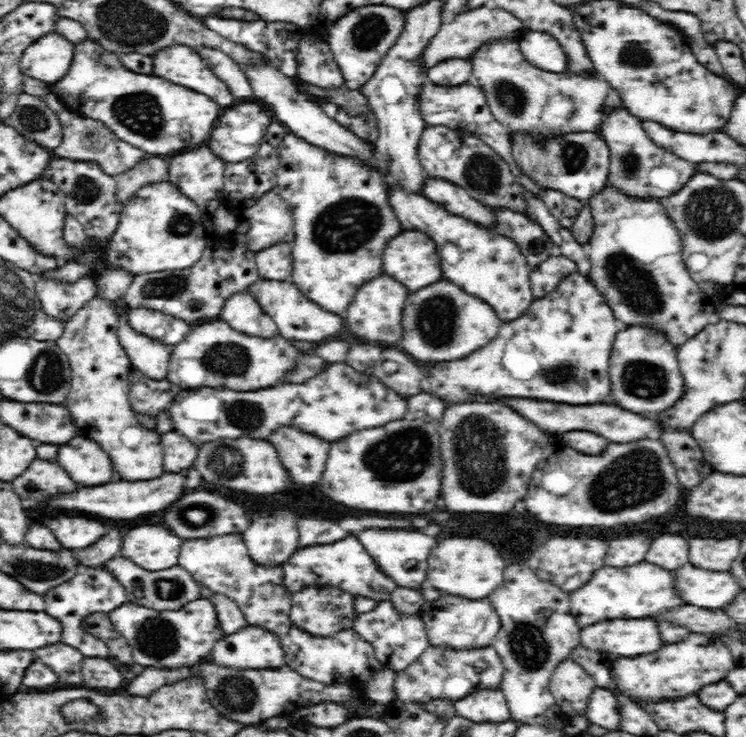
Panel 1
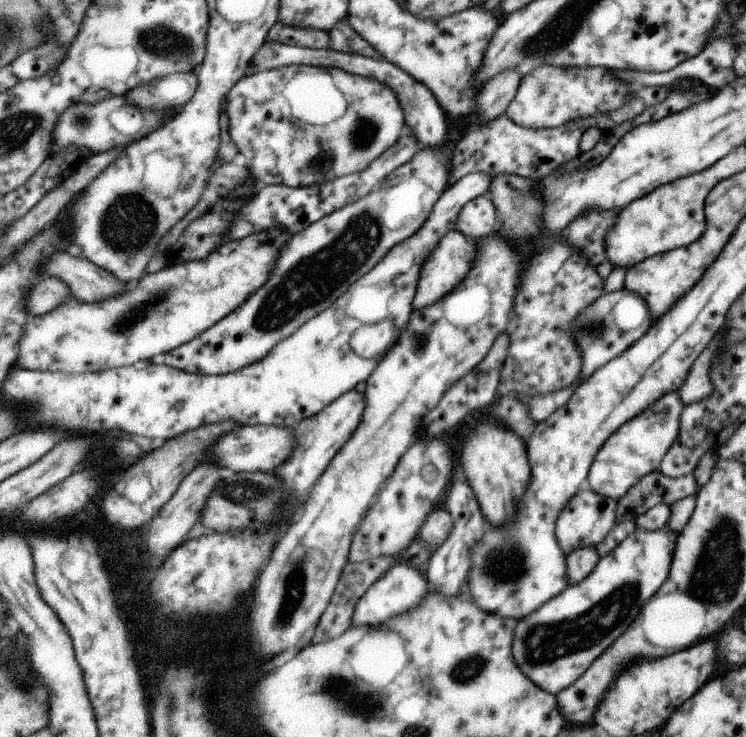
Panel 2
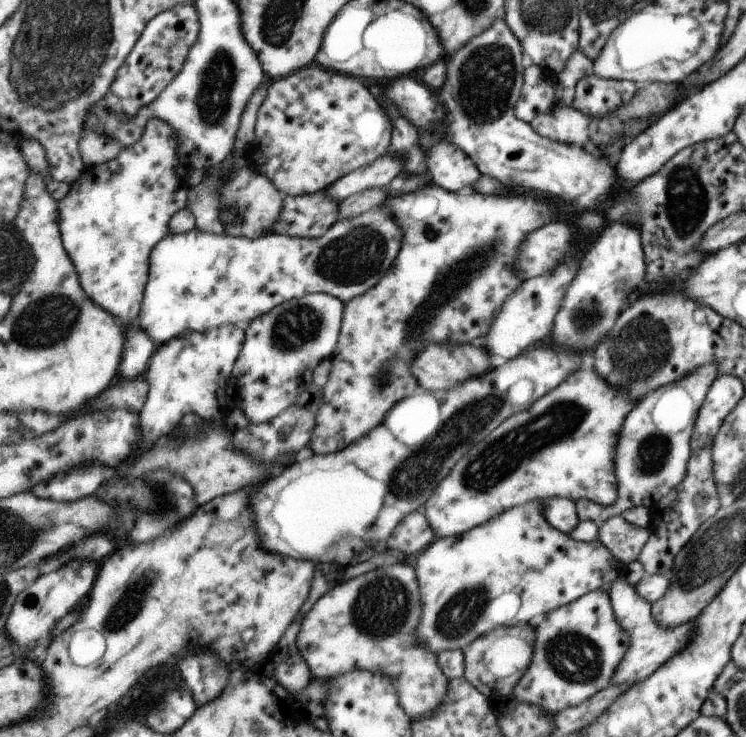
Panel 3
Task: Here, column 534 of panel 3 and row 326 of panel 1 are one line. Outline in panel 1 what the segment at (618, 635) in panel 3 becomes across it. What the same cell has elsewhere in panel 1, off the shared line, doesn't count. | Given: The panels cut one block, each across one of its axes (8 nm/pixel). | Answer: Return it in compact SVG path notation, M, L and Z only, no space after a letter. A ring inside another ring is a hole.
M604 186L592 198L589 205L594 219L594 234L586 248L591 265L588 278L625 327L639 326L659 330L678 352L679 348L698 334L708 323L717 323L716 305L692 280L684 265L682 242L674 221L666 214L664 205L656 197L630 197L612 186Z

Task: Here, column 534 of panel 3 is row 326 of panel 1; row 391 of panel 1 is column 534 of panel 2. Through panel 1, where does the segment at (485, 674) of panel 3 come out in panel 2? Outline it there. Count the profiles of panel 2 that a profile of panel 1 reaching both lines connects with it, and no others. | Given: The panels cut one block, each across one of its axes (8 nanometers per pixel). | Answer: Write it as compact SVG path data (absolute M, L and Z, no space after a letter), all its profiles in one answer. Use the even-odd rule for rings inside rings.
M667 526L655 531L636 528L609 554L599 557L597 566L579 584L568 584L531 616L520 618L511 651L518 668L539 688L554 694L581 678L665 582L677 540L678 533Z

